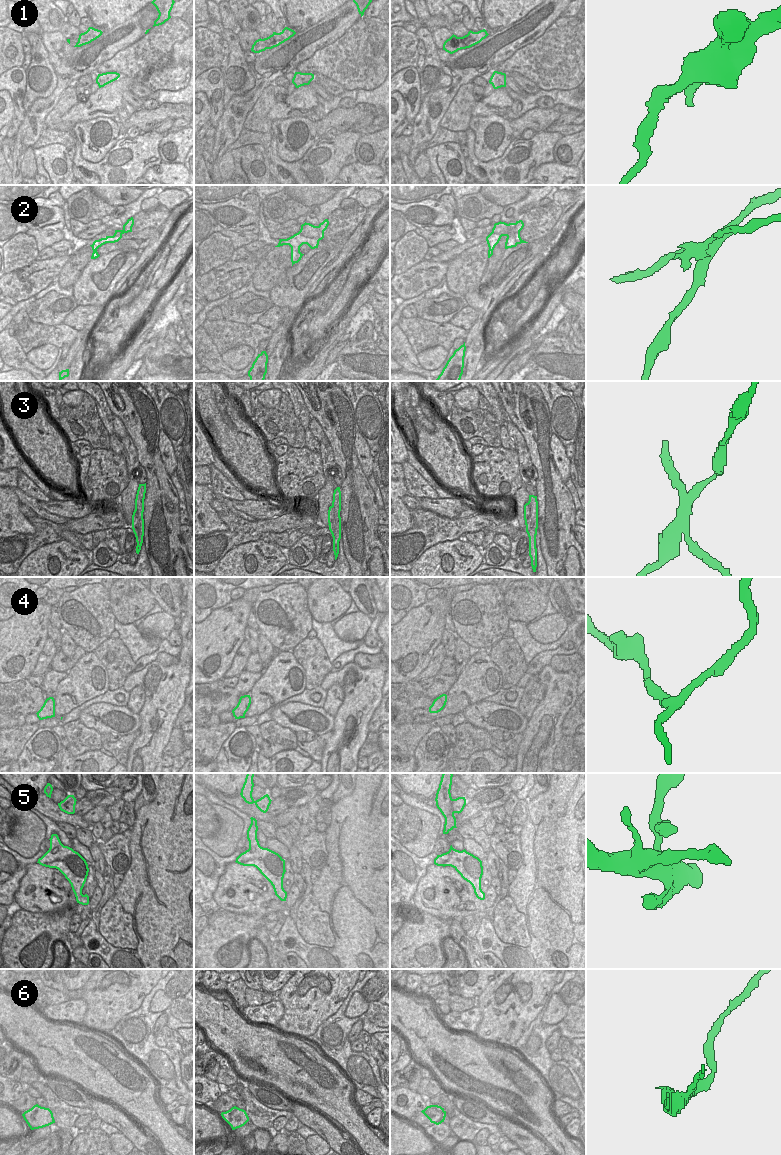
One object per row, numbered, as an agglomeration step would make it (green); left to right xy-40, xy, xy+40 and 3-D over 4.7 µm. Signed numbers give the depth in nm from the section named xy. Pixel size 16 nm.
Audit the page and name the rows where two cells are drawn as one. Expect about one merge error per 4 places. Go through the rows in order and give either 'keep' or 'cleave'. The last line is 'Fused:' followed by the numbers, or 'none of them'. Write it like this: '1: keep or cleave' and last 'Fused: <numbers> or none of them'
1: keep
2: cleave
3: cleave
4: keep
5: keep
6: cleave
Fused: 2, 3, 6

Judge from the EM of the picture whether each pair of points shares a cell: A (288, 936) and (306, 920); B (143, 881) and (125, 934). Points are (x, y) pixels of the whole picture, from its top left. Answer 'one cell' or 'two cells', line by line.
A: two cells
B: two cells

